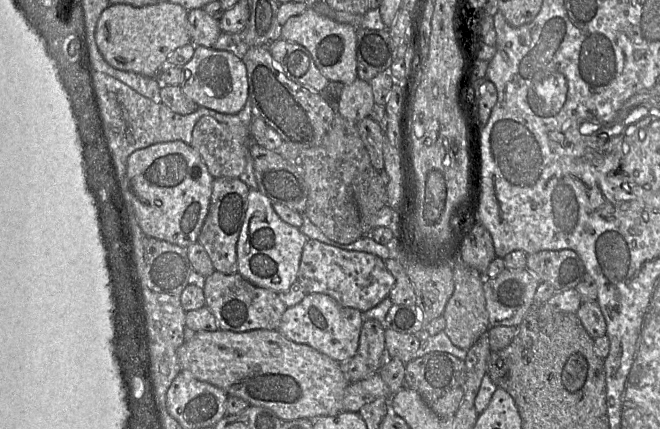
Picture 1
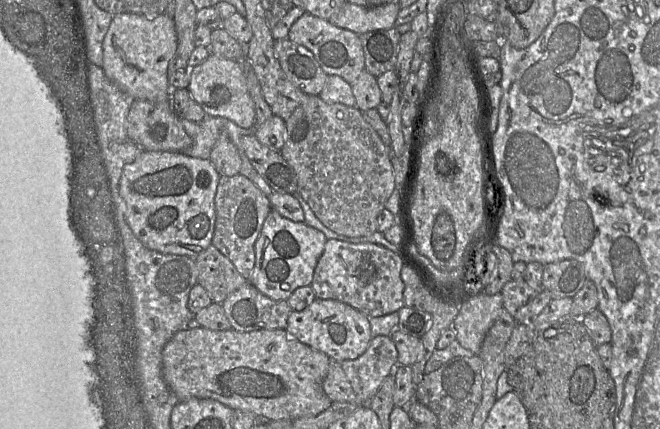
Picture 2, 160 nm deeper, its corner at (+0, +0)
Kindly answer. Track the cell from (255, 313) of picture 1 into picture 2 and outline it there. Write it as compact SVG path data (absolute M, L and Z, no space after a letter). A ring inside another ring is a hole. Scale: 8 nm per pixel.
M249 282L230 293L222 307L237 331L286 329L293 311L287 300L273 300Z

